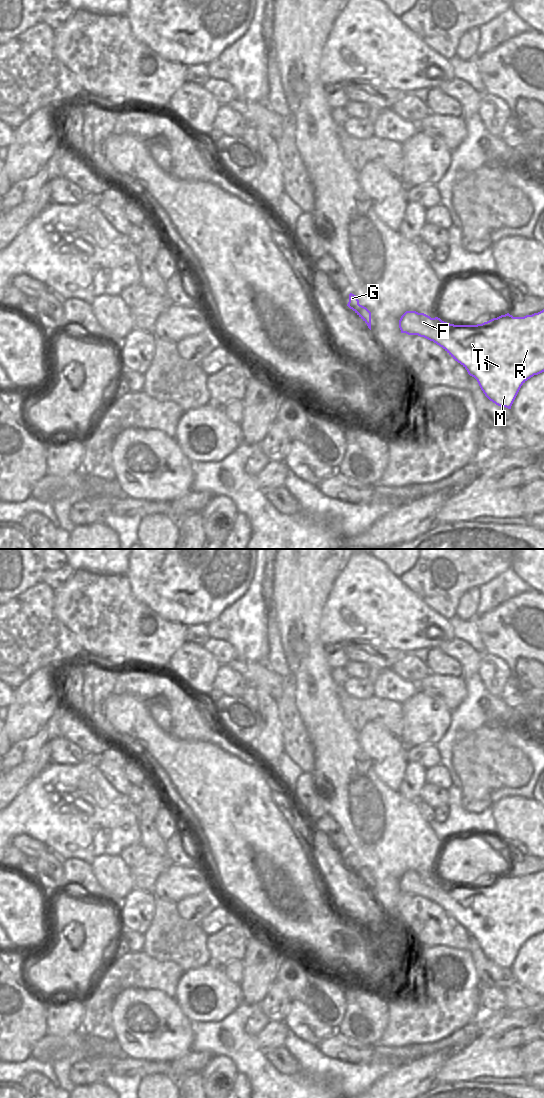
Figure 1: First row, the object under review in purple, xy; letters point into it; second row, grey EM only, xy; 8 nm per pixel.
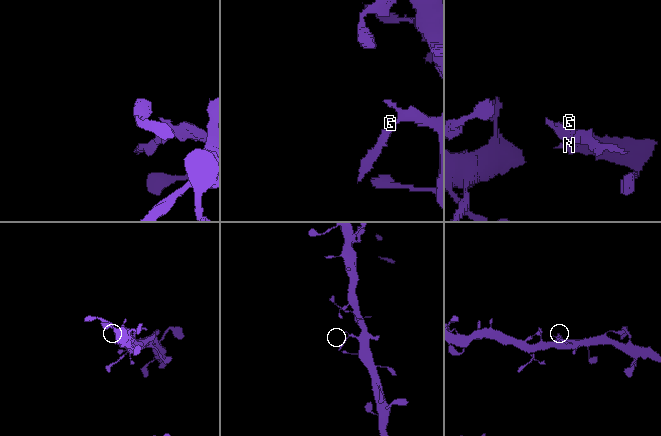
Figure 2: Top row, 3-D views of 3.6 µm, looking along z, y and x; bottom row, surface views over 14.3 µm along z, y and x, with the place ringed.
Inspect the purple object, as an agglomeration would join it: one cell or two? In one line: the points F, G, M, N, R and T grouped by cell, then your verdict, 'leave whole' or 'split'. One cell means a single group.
F G / M N R T; split

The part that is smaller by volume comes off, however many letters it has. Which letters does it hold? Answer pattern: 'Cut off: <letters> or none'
Cut off: F, G

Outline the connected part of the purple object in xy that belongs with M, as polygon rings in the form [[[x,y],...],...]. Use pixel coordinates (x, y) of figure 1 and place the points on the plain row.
[[[544,869],[532,875],[513,877],[509,873],[477,885],[454,885],[436,880],[440,894],[433,901],[474,937],[485,956],[500,967],[511,969],[521,946],[534,935],[544,932]]]

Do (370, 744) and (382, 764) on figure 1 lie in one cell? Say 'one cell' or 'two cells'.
one cell

